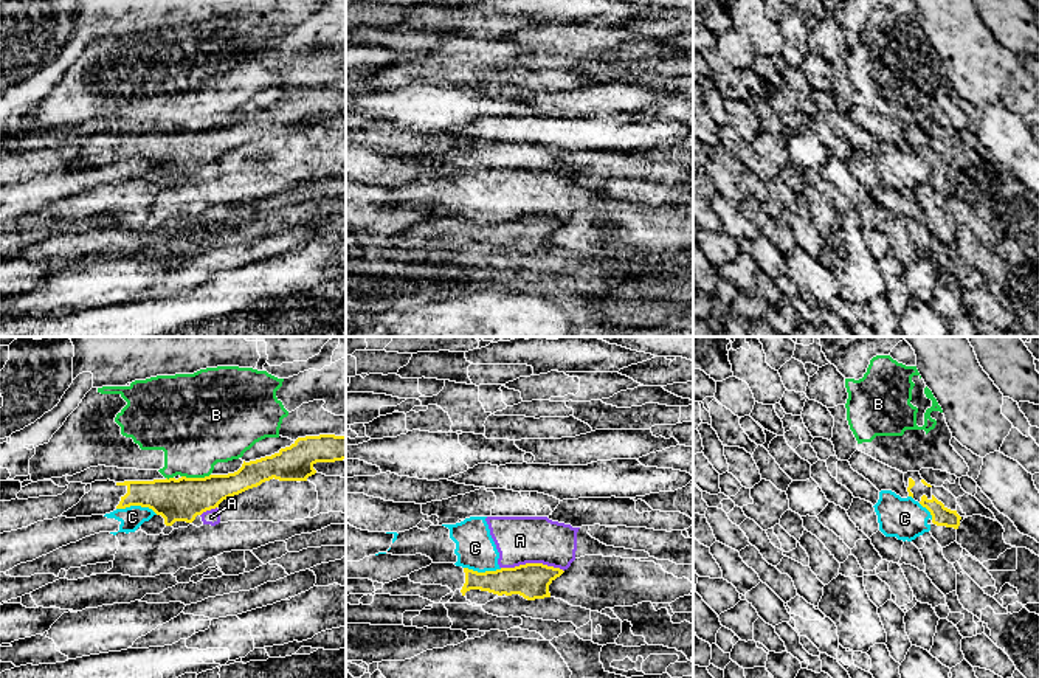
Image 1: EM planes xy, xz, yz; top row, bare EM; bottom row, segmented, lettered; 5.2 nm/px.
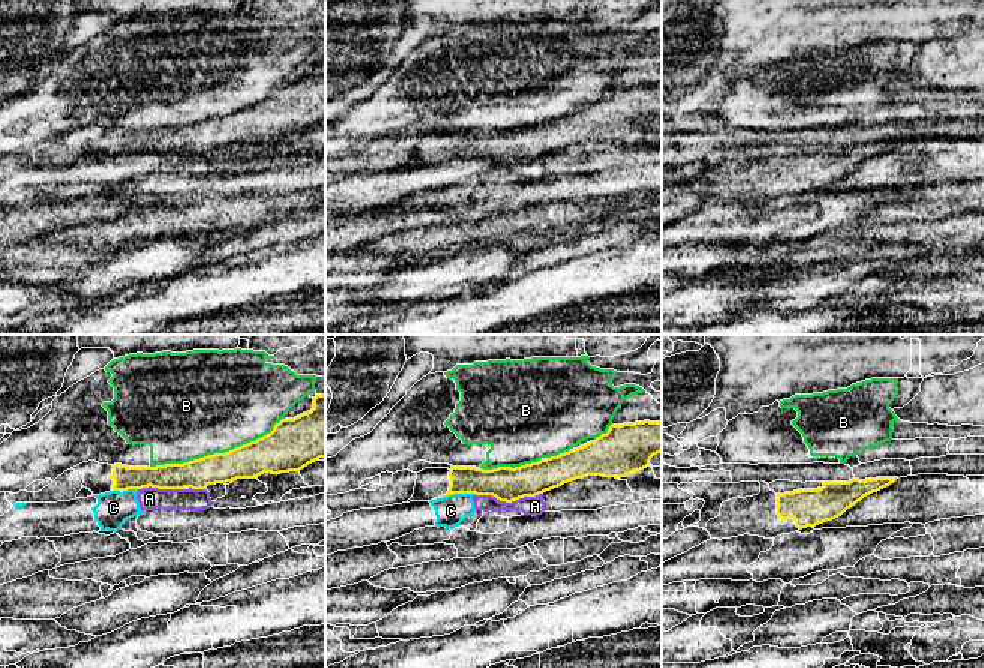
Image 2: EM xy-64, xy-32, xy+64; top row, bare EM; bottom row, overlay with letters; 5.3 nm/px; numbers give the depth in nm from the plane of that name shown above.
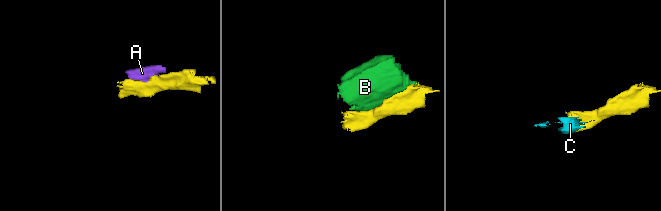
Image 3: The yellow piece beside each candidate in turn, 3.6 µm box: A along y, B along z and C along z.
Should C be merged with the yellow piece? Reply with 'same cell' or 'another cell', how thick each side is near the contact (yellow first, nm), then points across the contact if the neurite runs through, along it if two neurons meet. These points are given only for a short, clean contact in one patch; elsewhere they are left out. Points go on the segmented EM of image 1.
another cell | 220/120 nm | along xy (117, 508), (148, 506), (157, 514)

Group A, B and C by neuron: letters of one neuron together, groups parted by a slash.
A C / B

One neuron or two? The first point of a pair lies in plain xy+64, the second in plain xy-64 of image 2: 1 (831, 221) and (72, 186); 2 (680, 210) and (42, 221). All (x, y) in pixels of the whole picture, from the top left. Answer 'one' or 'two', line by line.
1: two
2: two

